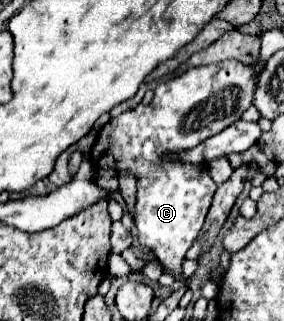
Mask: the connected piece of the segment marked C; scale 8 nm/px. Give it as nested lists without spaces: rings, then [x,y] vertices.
[[[230,60],[188,68],[176,78],[162,82],[148,106],[138,104],[134,110],[112,118],[100,130],[96,146],[92,148],[92,152],[96,152],[94,164],[98,170],[114,170],[136,178],[138,202],[134,224],[138,228],[138,240],[158,256],[164,268],[174,270],[179,282],[188,281],[180,274],[182,260],[204,224],[216,184],[206,164],[170,162],[168,166],[168,156],[192,150],[240,120],[254,100],[254,90],[254,66]]]

